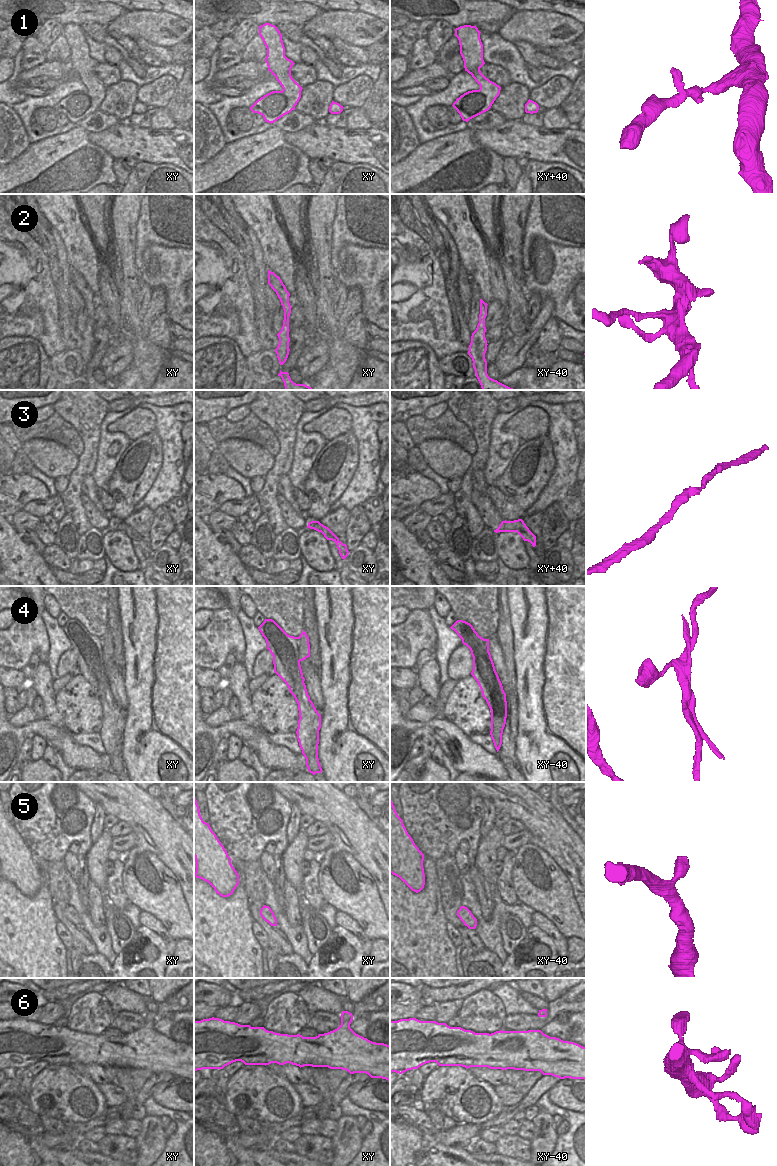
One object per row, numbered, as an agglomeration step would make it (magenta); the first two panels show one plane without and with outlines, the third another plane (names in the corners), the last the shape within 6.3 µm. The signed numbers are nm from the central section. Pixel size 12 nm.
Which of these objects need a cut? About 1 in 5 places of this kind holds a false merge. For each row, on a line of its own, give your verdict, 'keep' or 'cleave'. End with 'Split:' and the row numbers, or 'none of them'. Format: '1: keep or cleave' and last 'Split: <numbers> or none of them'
1: keep
2: keep
3: keep
4: cleave
5: keep
6: keep
Split: 4

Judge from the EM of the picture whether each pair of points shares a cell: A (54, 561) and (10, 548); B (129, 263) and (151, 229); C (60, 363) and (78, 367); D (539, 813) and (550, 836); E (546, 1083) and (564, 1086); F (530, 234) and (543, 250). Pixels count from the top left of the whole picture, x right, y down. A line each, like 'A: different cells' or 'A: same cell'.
A: different cells
B: different cells
C: same cell
D: same cell
E: different cells
F: different cells

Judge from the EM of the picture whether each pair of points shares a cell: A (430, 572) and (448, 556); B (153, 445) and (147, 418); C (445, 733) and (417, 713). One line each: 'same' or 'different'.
A: different
B: different
C: different

